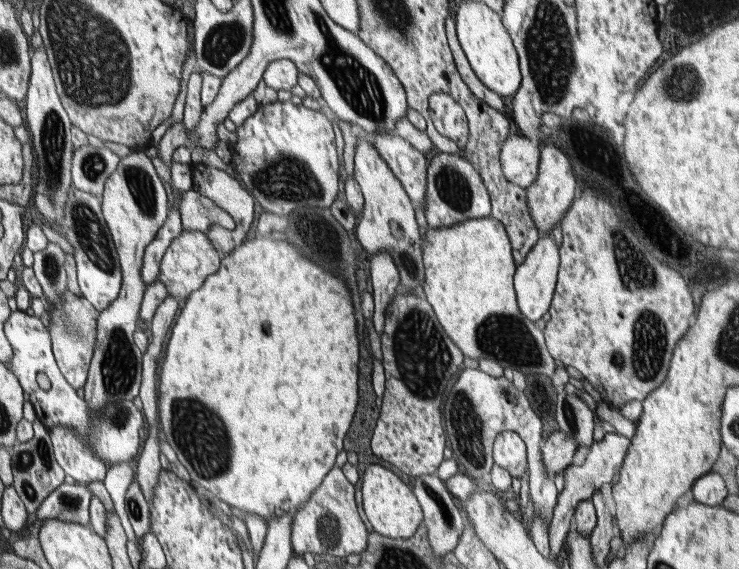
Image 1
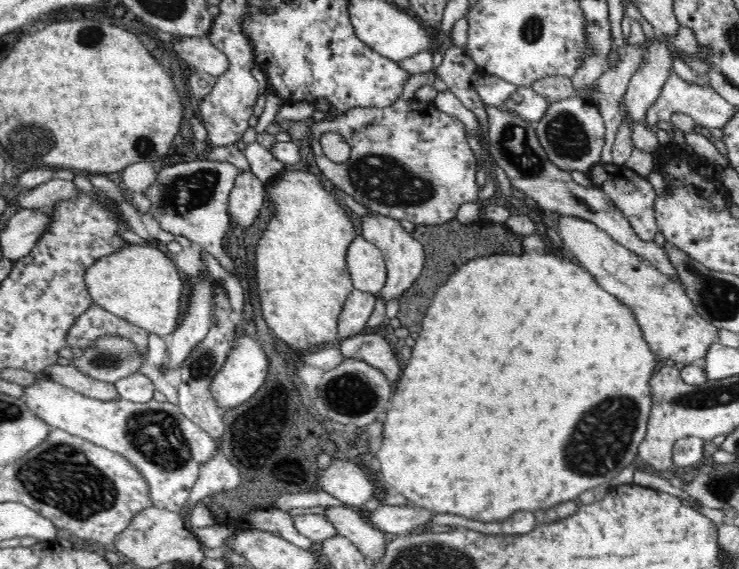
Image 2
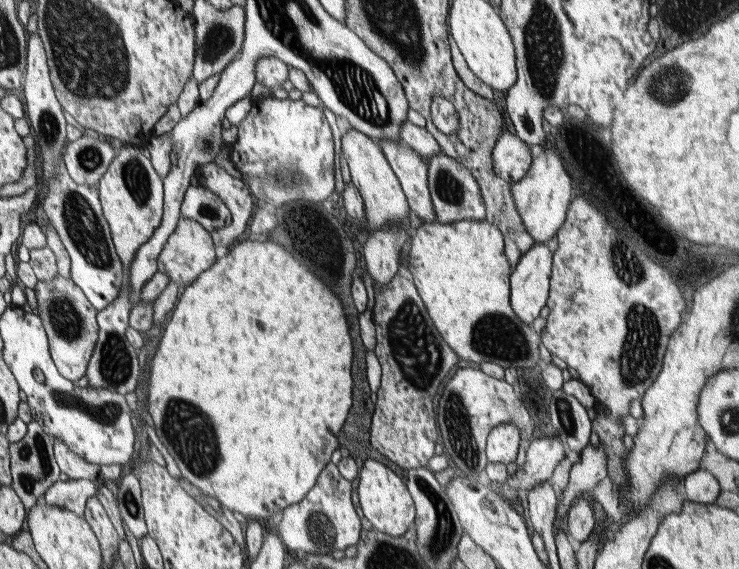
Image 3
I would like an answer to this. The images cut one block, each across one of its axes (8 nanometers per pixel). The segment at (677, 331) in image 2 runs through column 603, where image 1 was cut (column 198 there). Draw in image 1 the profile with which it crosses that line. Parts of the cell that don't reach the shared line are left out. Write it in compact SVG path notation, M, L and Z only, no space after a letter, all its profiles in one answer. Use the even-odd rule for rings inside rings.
M183 228L179 232L179 236L169 244L169 248L165 250L165 254L161 258L159 280L165 284L167 294L173 294L179 302L185 302L193 290L199 290L199 286L203 286L207 276L211 276L219 270L219 266L221 264L219 264L217 252L213 250L207 236L203 232L197 232L197 230L187 232L187 228Z

